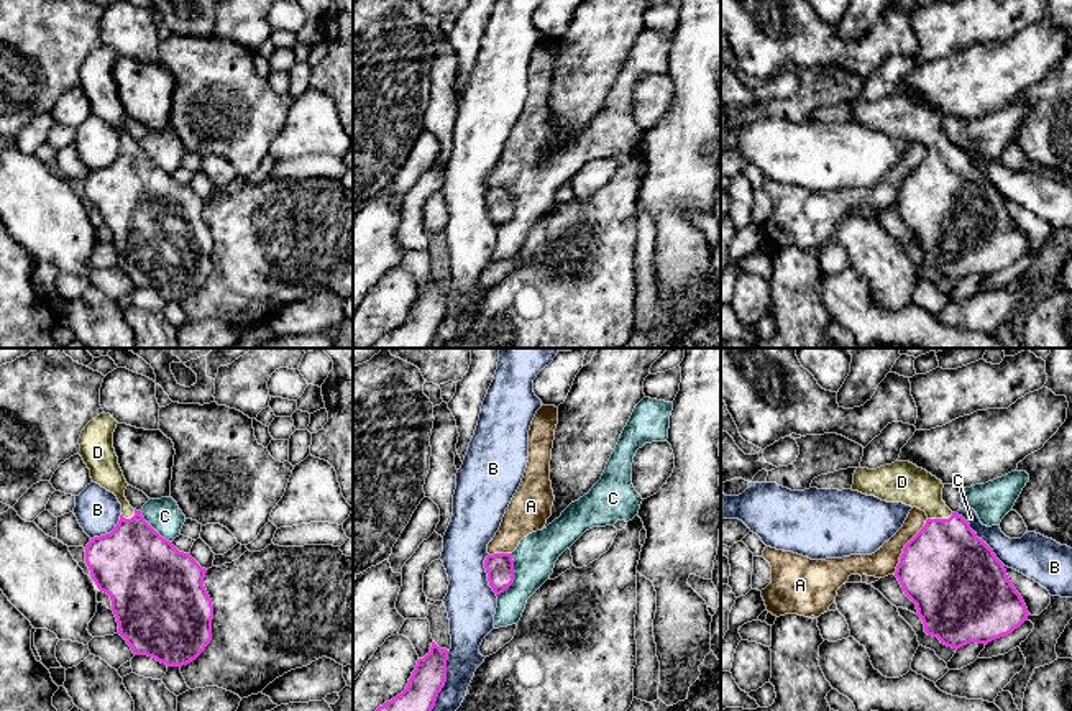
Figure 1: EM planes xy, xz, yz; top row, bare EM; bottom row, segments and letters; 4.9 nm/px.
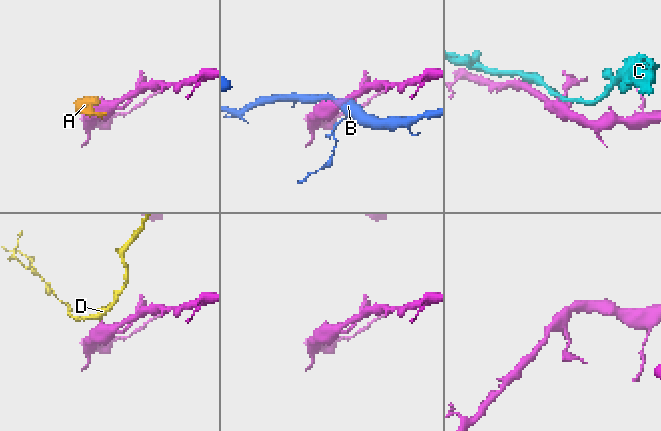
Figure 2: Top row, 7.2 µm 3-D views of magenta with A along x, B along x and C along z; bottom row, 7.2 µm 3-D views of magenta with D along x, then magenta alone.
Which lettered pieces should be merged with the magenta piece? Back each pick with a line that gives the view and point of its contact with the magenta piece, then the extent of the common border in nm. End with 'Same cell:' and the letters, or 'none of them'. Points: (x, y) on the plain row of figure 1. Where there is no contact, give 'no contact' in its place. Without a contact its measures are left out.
D: yz (939, 151) | 130 nm
Same cell: D

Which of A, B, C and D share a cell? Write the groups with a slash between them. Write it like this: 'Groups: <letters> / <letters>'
Groups: A C / B / D

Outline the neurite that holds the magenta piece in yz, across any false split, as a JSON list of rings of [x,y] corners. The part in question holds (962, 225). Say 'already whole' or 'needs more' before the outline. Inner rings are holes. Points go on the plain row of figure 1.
needs more | [[[895,94],[877,102],[857,100],[850,122],[926,144],[928,153],[905,177],[895,209],[905,227],[916,236],[916,246],[928,268],[937,269],[941,276],[952,281],[970,274],[987,278],[1018,261],[1028,253],[1029,245],[993,182],[977,169],[969,153],[946,138],[942,120],[942,113],[926,102],[909,94]]]

